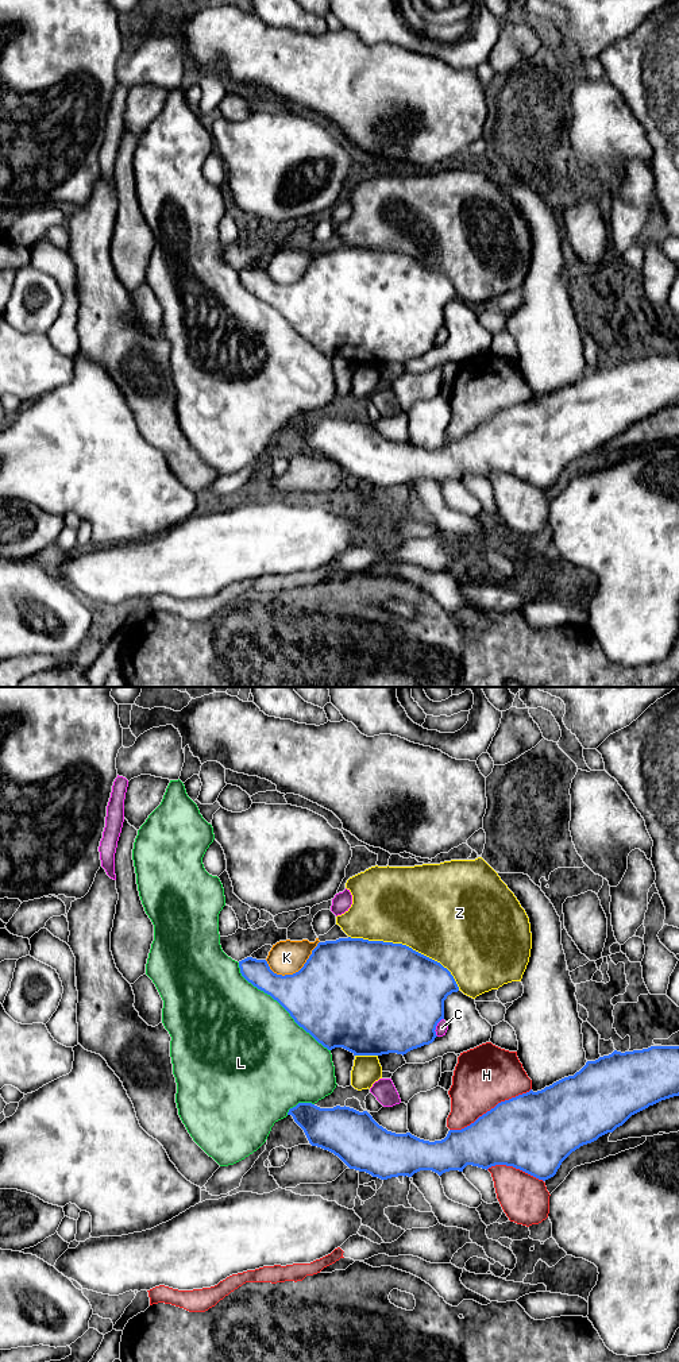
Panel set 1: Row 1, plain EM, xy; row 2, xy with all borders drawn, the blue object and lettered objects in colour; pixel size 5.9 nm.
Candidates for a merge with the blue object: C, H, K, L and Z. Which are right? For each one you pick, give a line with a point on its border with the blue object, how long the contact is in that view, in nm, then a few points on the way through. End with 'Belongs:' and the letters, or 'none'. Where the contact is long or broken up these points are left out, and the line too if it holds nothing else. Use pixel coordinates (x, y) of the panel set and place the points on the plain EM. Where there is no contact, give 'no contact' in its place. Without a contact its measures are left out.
Belongs: none

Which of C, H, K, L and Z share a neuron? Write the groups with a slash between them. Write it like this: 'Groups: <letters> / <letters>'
Groups: C / H / K / L / Z

